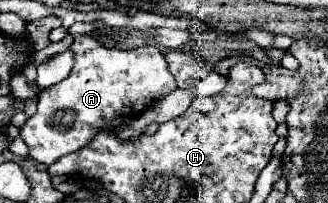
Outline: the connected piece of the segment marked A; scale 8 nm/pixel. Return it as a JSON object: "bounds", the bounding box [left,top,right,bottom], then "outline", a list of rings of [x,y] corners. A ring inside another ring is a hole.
{"bounds":[18,34,176,166],"outline":[[[80,34],[74,36],[72,50],[76,50],[76,64],[70,76],[40,94],[38,112],[18,132],[30,148],[30,156],[46,166],[86,146],[92,134],[104,128],[114,116],[140,116],[148,106],[176,88],[176,80],[168,72],[166,56],[158,46],[118,50]]]}

